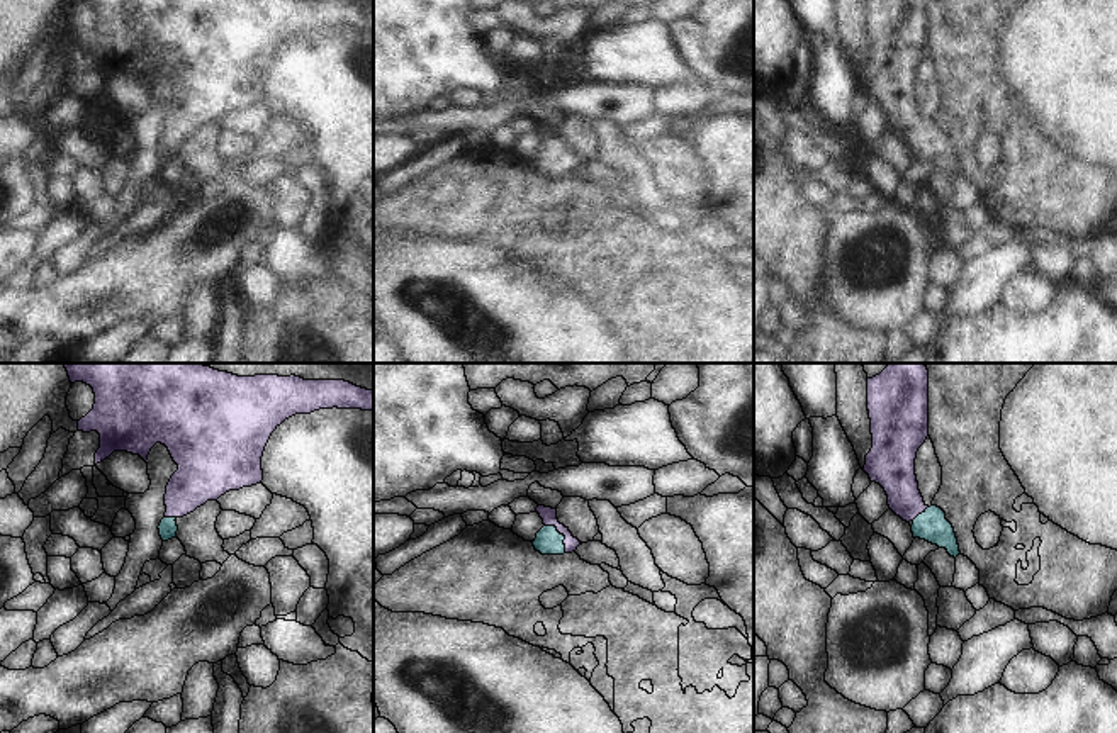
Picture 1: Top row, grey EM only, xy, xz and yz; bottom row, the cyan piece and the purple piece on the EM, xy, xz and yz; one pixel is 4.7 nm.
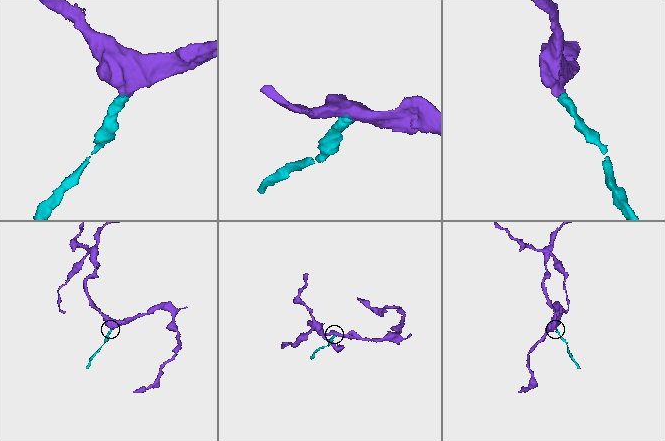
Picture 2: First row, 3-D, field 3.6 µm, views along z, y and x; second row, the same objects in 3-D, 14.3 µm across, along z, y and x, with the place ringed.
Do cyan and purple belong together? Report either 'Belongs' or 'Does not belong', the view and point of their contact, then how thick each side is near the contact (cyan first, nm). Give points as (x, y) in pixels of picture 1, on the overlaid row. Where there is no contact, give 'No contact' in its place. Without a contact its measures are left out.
Belongs. Touches cyan at xz (562, 535). Thickness 130 nm (cyan) against 70 nm.

